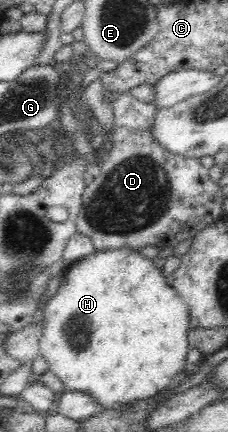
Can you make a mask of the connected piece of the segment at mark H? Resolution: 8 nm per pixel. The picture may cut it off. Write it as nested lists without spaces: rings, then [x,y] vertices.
[[[127,246],[112,250],[97,250],[92,254],[82,256],[78,260],[72,262],[64,271],[64,279],[59,285],[56,293],[46,303],[46,306],[39,310],[38,318],[43,322],[43,334],[40,337],[39,350],[41,356],[48,363],[48,371],[56,375],[65,386],[65,390],[79,390],[86,394],[91,394],[97,401],[99,406],[103,408],[120,407],[126,402],[136,402],[144,398],[155,396],[170,384],[180,380],[180,372],[185,369],[186,355],[189,348],[187,333],[190,330],[189,325],[189,307],[179,298],[177,293],[167,282],[166,277],[162,273],[162,268],[157,268],[151,258],[144,256],[141,251],[132,250]]]

